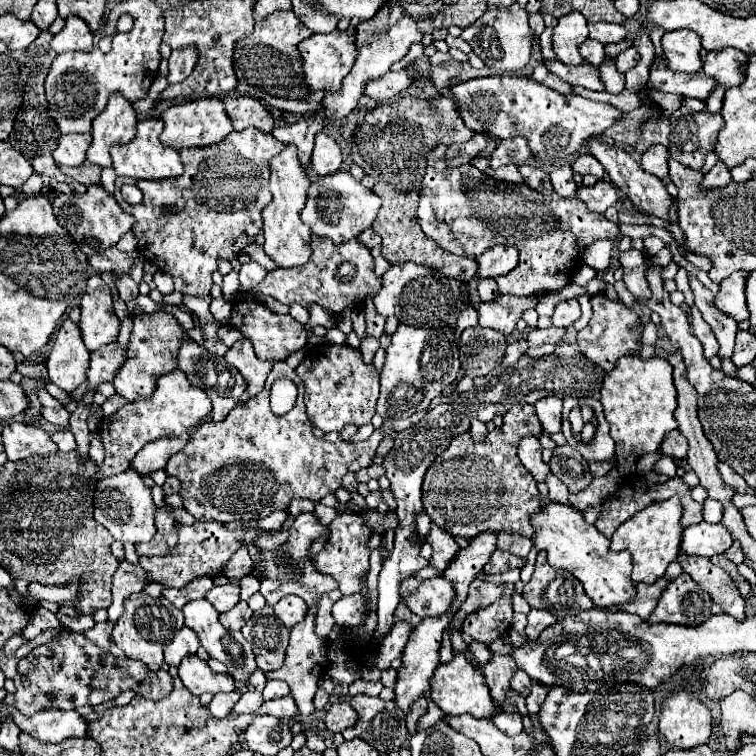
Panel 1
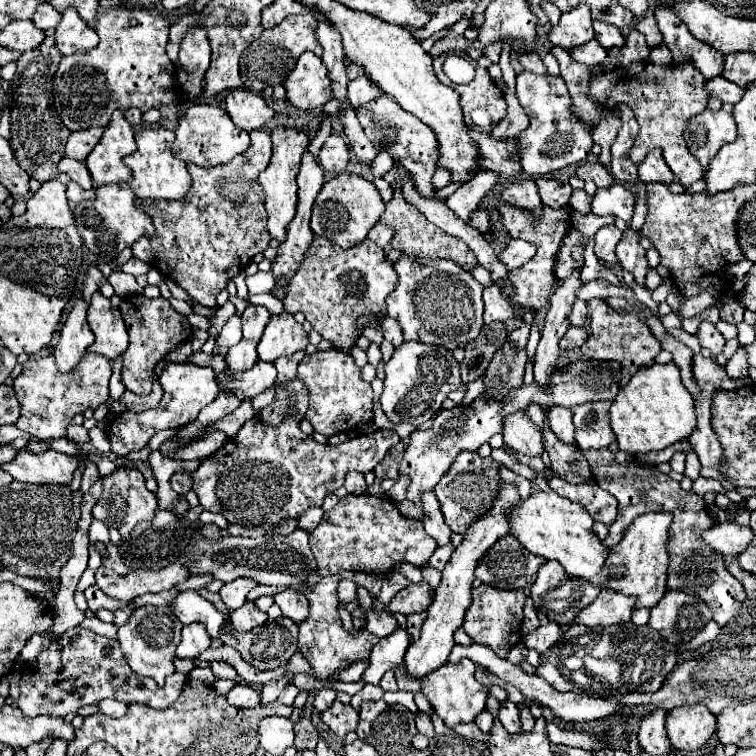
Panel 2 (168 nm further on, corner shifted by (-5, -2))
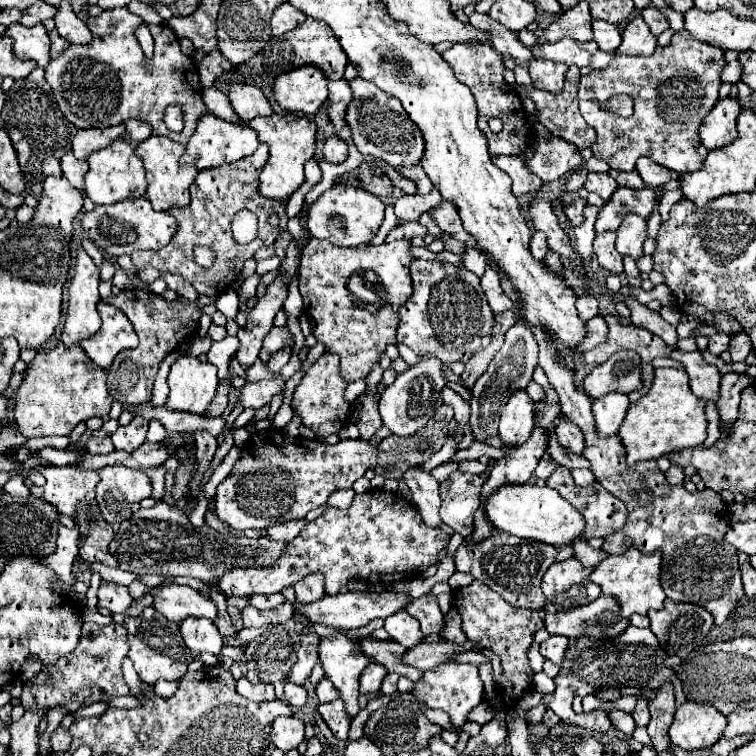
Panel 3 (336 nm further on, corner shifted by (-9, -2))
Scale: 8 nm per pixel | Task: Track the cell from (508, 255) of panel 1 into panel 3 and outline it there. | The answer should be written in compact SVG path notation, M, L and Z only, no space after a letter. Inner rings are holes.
M535 231L533 237L531 237L531 253L535 259L543 259L545 253L547 253L547 235L543 231Z

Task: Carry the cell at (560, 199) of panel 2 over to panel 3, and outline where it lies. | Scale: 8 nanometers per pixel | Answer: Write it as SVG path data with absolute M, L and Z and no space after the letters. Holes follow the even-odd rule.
M577 199L577 201L573 201L571 205L565 205L563 207L563 211L565 211L565 215L567 215L567 219L569 219L569 223L573 225L573 227L577 227L579 223L583 223L583 207L587 205L587 201L585 199Z

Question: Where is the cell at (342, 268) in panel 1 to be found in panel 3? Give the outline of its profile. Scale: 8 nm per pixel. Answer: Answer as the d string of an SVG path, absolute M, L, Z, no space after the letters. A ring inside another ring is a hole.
M311 239L303 249L299 273L299 291L305 303L303 309L315 321L315 339L323 343L329 353L339 355L339 373L347 383L365 379L371 367L379 363L379 355L385 347L397 345L399 307L403 307L411 295L409 265L413 255L409 249L409 239L355 249L343 249L327 241ZM367 273L375 273L377 281L369 281Z

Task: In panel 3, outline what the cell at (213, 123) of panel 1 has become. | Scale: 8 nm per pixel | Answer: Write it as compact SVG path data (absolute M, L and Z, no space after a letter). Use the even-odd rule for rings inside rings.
M203 115L199 119L199 125L193 133L193 137L187 143L185 155L179 159L183 165L195 165L197 169L211 169L225 163L239 161L247 155L253 155L253 151L259 147L259 139L251 127L239 127L233 123L227 123L215 115Z

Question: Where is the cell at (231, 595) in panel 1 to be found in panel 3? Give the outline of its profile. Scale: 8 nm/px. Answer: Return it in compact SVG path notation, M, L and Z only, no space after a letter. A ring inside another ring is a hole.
M379 489L379 499L369 491L355 495L349 509L327 507L321 517L307 523L301 533L287 543L281 557L283 561L277 561L273 567L235 567L219 579L219 587L229 597L249 597L253 593L271 595L295 585L313 571L325 575L327 595L337 595L351 579L391 585L401 579L419 577L437 561L437 555L447 543L449 535L439 527L427 527L411 501L399 493L393 495Z

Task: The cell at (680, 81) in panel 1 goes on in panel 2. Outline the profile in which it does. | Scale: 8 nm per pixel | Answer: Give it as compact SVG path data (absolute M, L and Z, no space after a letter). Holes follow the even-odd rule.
M717 75L713 79L707 79L705 87L707 87L709 97L717 97L723 103L731 103L731 105L735 105L741 99L741 95L743 95L741 87L735 87L735 83L723 79L721 75Z

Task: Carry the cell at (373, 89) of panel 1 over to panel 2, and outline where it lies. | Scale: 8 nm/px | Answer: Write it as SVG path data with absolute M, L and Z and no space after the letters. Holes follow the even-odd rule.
M359 77L359 79L353 79L349 81L347 85L347 99L353 107L359 107L363 103L369 103L371 99L377 99L379 95L383 95L383 91L375 89L371 79L365 79L365 77Z

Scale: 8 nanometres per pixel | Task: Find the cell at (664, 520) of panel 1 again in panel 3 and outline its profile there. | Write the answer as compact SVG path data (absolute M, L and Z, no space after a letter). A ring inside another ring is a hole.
M631 547L623 555L609 555L603 563L599 563L593 569L589 579L601 587L603 595L613 597L621 607L621 615L625 619L629 619L633 613L647 615L649 609L663 609L665 593L659 583L659 573L661 573L661 555L659 553L643 555L641 551Z

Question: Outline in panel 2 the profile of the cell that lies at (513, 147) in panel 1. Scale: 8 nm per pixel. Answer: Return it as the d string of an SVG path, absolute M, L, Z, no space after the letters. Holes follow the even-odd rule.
M481 169L473 175L473 179L469 179L467 183L463 183L451 197L447 197L447 207L451 211L455 211L457 217L461 217L463 221L471 221L473 211L477 209L479 201L489 195L489 191L493 191L493 187L499 181L499 173L497 171L487 171Z

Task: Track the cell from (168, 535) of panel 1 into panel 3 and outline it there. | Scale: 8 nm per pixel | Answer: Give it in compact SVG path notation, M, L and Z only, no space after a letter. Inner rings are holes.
M151 419L151 421L149 421L149 431L147 431L147 441L159 443L159 441L163 441L165 437L167 437L165 427L163 427L157 419Z

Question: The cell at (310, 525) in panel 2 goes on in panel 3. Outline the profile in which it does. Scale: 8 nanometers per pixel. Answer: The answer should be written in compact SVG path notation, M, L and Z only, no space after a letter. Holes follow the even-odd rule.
M301 519L299 523L283 523L283 525L275 525L271 529L267 529L263 533L263 537L271 537L271 539L283 539L283 541L291 541L299 535L299 531L305 527L305 519Z

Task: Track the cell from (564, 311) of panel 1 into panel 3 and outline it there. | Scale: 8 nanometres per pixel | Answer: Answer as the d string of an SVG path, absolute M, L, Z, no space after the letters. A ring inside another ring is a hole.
M585 293L585 295L581 295L581 297L577 299L577 311L579 311L579 317L581 317L581 319L589 321L591 317L599 315L599 301L597 301L593 295Z

